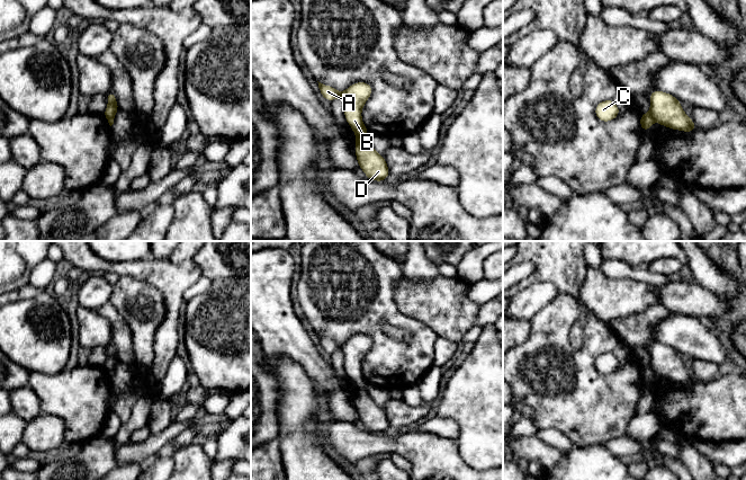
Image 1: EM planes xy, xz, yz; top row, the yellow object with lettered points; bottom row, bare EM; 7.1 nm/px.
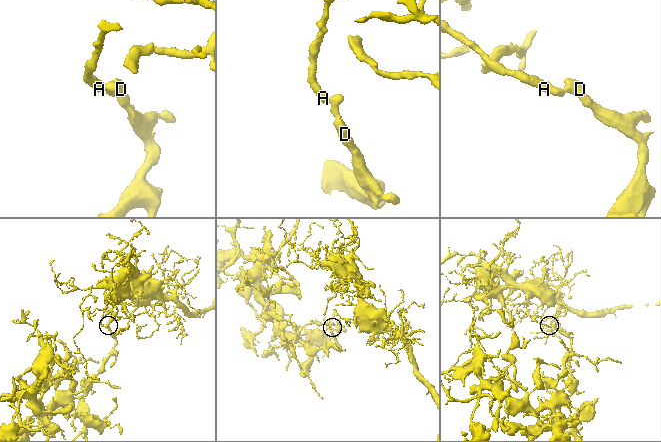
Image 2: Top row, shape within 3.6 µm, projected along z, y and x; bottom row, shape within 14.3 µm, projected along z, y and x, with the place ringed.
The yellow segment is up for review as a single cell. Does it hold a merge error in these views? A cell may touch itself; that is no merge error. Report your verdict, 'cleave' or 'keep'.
cleave

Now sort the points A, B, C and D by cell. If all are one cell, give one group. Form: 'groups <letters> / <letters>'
groups A B C / D

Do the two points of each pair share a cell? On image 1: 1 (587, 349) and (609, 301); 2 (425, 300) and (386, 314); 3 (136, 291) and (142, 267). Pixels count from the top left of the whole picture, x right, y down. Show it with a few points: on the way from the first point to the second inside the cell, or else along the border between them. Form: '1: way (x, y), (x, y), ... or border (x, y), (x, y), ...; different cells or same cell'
1: border (582, 302), (607, 323); different cells
2: border (396, 284), (396, 307), (422, 322); different cells
3: border (119, 275), (129, 275), (145, 281), (161, 294); different cells

